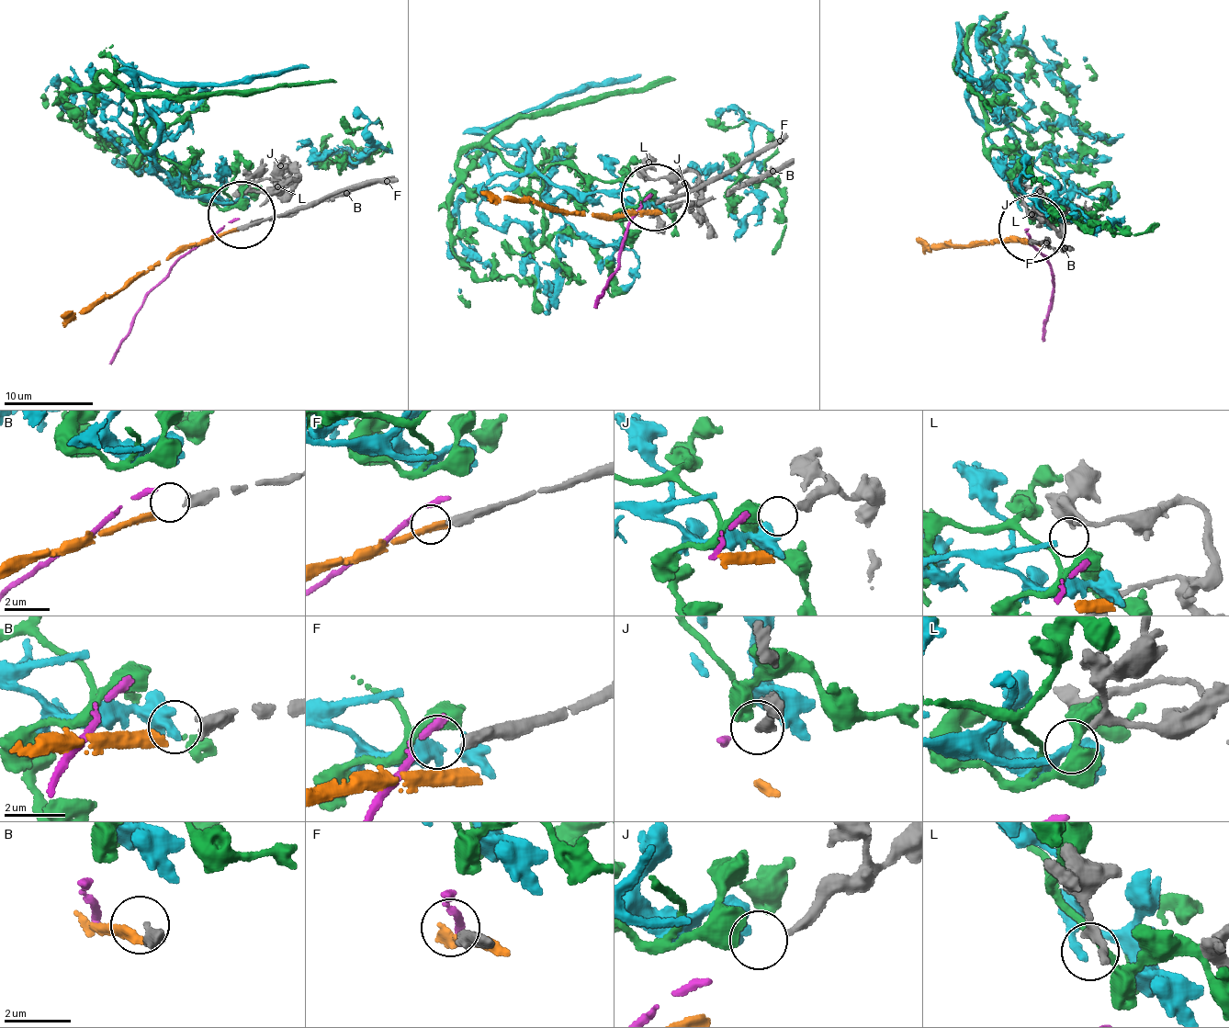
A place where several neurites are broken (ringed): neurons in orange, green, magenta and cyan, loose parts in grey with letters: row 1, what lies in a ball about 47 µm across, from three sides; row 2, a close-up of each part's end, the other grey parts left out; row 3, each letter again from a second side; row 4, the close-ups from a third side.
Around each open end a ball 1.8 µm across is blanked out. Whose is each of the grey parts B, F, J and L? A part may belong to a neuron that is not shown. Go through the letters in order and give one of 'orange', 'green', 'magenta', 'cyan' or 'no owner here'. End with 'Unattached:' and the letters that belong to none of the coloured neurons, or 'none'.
B: orange
F: no owner here
J: green
L: cyan
Unattached: F

